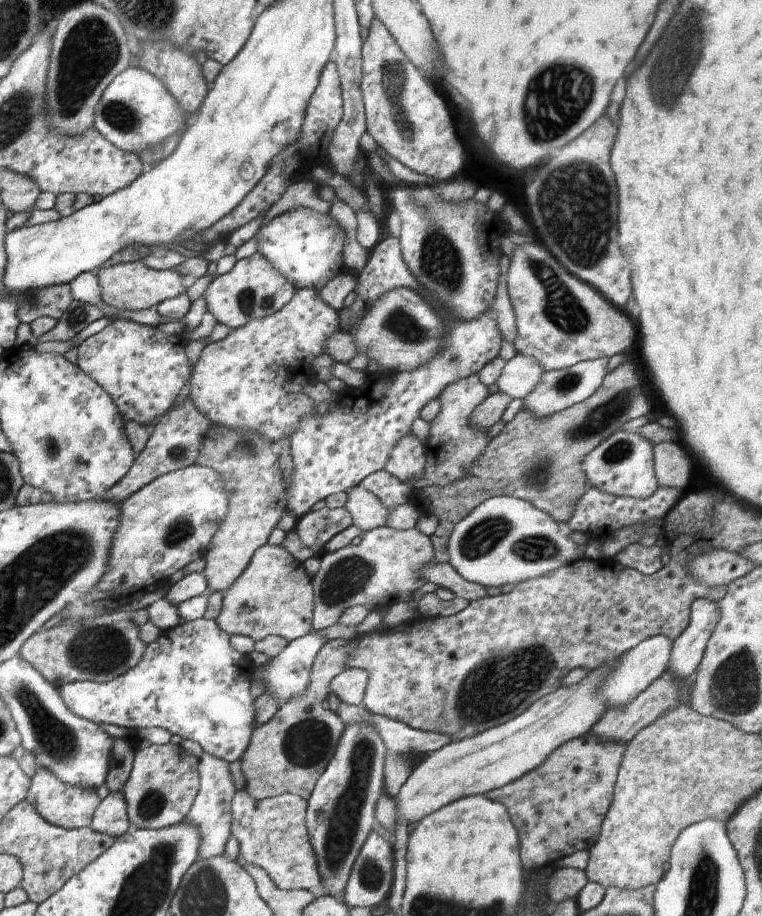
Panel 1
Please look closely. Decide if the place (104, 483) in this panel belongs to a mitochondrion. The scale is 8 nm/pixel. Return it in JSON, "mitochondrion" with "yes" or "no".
{"mitochondrion":"no"}

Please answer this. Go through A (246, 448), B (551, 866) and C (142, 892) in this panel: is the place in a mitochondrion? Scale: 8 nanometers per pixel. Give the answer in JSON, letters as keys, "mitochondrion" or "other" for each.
{"A":"mitochondrion","B":"other","C":"mitochondrion"}

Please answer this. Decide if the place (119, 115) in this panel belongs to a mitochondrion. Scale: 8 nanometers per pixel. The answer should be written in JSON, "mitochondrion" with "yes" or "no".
{"mitochondrion":"yes"}

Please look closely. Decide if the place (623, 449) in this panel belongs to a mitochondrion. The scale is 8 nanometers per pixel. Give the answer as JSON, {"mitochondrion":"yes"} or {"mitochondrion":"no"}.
{"mitochondrion":"yes"}

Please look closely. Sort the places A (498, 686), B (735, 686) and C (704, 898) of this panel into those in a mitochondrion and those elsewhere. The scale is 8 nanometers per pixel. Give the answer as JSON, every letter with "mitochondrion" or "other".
{"A":"mitochondrion","B":"mitochondrion","C":"mitochondrion"}

